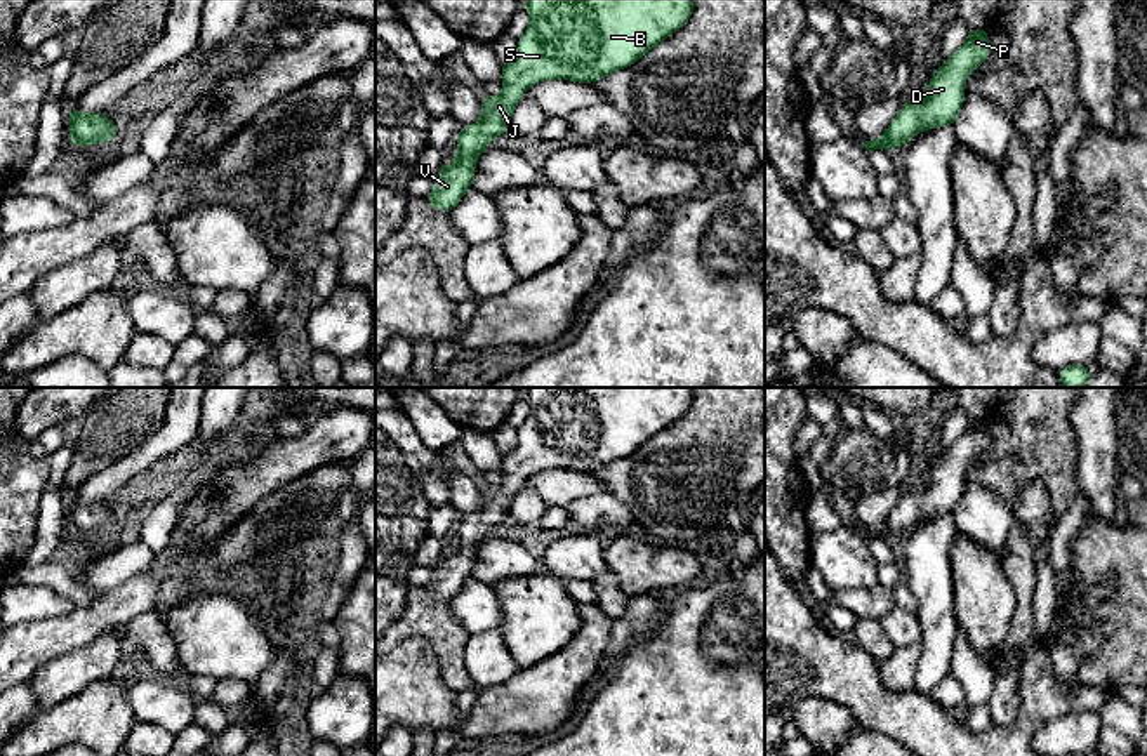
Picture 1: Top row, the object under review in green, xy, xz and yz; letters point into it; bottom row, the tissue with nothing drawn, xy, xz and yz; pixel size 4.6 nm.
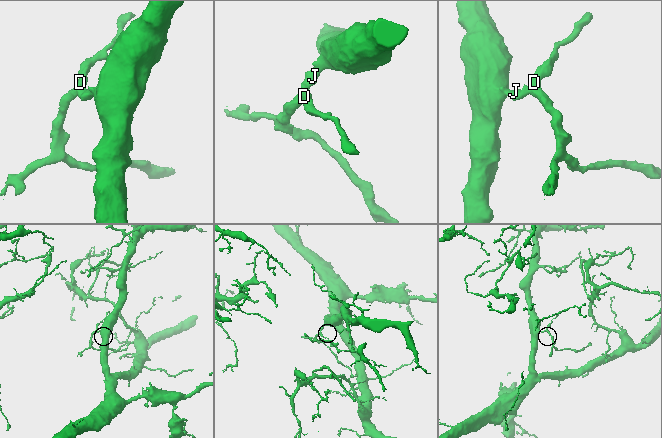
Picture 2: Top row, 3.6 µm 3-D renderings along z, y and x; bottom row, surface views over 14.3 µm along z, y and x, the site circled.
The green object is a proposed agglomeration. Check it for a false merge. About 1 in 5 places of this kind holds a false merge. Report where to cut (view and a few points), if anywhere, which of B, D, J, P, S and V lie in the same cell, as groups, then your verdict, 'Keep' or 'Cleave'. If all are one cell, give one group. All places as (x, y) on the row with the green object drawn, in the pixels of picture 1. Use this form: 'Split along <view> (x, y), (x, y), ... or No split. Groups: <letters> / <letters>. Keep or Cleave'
No split. Groups: B D J P S V. Keep

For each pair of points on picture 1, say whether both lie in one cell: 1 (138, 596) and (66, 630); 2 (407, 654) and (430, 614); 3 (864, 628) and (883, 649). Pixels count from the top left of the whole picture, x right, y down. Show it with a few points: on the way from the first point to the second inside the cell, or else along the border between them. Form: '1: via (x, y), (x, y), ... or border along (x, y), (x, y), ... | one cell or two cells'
1: via (120, 603), (84, 624) | one cell
2: border along (393, 645), (424, 636), (440, 671) | two cells
3: via (868, 633), (878, 643) | one cell

